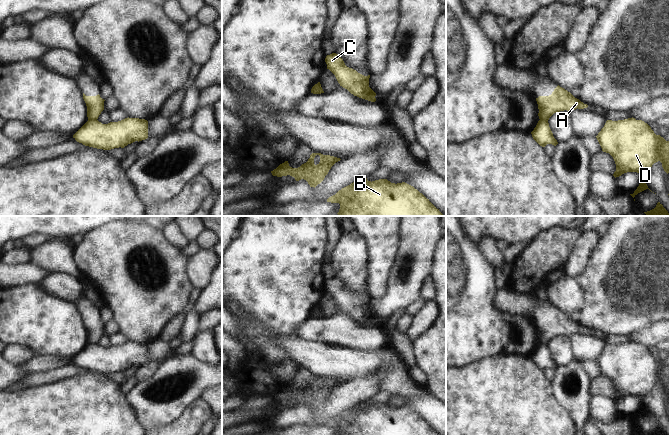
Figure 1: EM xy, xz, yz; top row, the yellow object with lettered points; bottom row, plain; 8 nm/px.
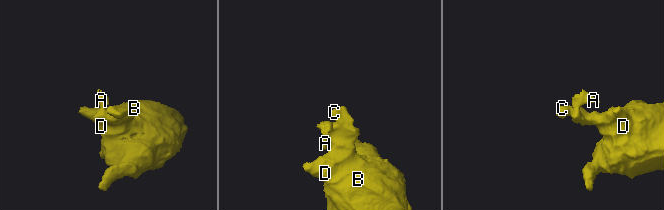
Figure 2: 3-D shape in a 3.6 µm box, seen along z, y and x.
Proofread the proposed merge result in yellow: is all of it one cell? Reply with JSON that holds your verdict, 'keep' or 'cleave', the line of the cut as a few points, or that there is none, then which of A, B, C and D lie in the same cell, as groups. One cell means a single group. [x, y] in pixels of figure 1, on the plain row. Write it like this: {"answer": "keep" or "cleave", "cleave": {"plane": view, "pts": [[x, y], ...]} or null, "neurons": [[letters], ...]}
{"answer": "cleave", "cleave": {"plane": "xy", "pts": [[88, 343], [96, 344]]}, "neurons": [["A"], ["B", "C", "D"]]}

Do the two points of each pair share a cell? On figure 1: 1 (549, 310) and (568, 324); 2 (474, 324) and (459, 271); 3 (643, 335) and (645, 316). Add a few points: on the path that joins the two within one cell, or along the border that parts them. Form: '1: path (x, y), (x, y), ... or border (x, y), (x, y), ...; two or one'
1: path (554, 315), (563, 324); one
2: path (461, 311), (459, 309), (459, 284); one
3: border (658, 321), (630, 335); two

